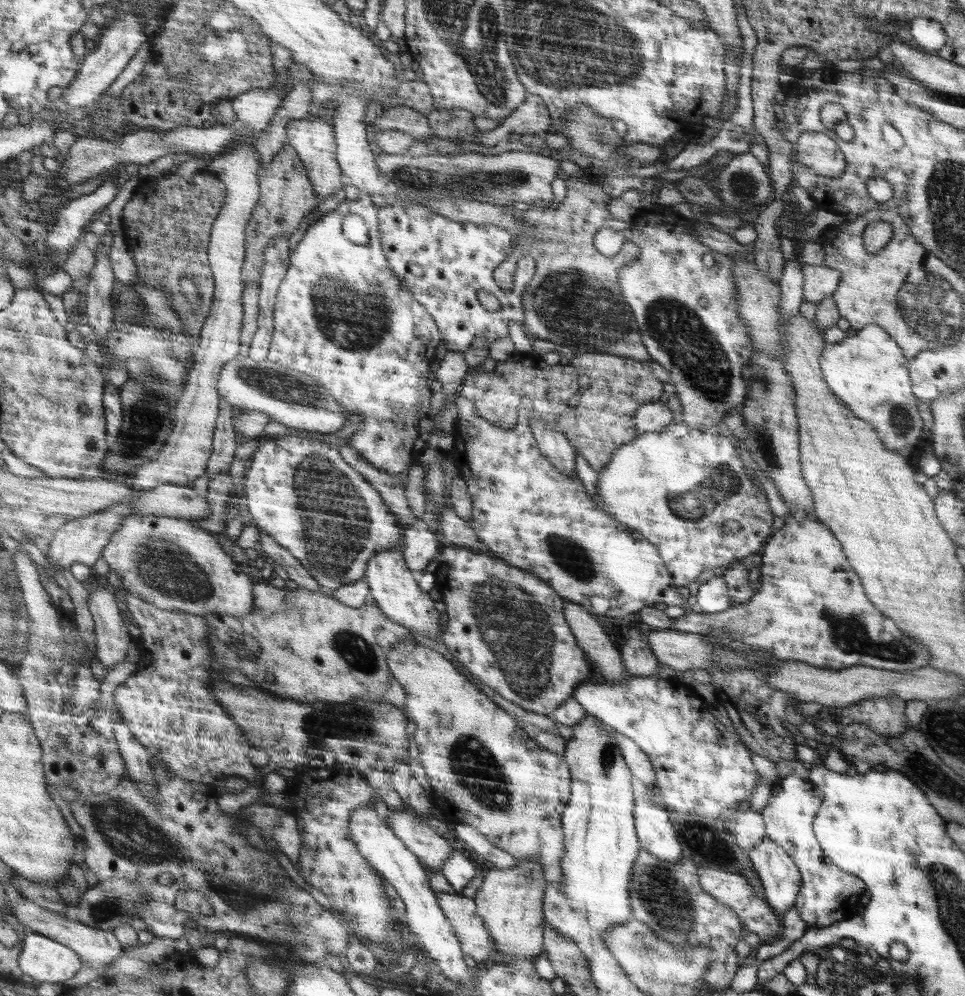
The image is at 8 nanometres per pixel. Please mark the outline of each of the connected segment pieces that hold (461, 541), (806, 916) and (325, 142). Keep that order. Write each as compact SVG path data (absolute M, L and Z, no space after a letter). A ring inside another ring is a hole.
M444 506L436 521L438 521L438 529L445 538L445 542L466 547L475 552L491 554L490 549L478 539L476 531L463 518L460 518L453 508Z
M797 774L780 778L772 785L768 804L760 811L766 837L781 846L801 873L802 884L796 910L808 926L828 927L840 921L858 920L860 896L866 884L859 877L843 872L828 858L815 836L814 824L822 804L820 788Z
M323 115L317 118L313 116L311 119L294 119L289 120L284 128L288 134L287 144L295 149L300 160L306 166L307 176L314 186L316 196L320 196L320 200L324 200L344 188L341 180L343 170L338 164L338 142L335 140L335 132L329 119L323 120Z

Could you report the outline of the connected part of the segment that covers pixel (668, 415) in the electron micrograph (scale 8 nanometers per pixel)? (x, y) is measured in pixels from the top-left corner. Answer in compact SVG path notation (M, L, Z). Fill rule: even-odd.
M660 401L645 404L634 412L632 423L636 425L636 437L647 432L656 432L666 428L674 422L673 411L667 404L660 404Z

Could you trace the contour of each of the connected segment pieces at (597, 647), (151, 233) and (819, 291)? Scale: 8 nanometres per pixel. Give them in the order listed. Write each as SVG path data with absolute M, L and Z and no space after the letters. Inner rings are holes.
M566 602L565 617L578 644L608 682L618 683L628 679L622 653L613 646L596 615L588 613L582 605Z
M211 170L199 172L192 180L184 180L184 176L172 171L161 179L143 181L124 208L126 236L131 254L138 261L140 276L170 296L172 308L176 308L188 327L186 333L194 338L202 335L215 302L216 279L210 264L210 247L216 220L226 206L228 191L227 184ZM208 181L221 186L217 197L206 195ZM182 279L192 279L198 285L202 293L201 310L193 310L181 287Z
M802 264L804 274L803 300L818 303L835 294L842 274L836 268L822 265Z

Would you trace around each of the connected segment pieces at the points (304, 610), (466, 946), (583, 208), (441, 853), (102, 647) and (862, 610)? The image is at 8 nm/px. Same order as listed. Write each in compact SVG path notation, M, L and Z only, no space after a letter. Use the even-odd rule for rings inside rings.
M262 580L255 586L255 597L255 611L249 613L249 616L236 617L224 612L206 616L211 622L210 642L213 644L215 658L224 668L240 669L250 680L258 683L260 690L269 690L274 695L295 701L346 703L358 699L360 695L368 695L374 701L386 699L396 708L406 706L407 692L392 675L388 656L404 640L417 642L416 636L412 631L389 620L379 606L372 602L371 597L367 598L361 608L352 608L338 602L331 594L329 596L327 591L280 589ZM267 672L272 672L277 681L269 684L265 678Z
M436 892L436 899L460 941L462 952L472 956L476 962L491 960L496 950L494 939L476 912L474 899L461 892Z
M586 170L576 176L569 176L565 183L566 196L558 207L530 209L523 214L524 227L538 229L543 235L541 242L526 243L523 239L515 239L516 256L512 256L512 260L503 261L504 266L512 268L521 258L530 256L536 260L536 274L523 293L524 322L522 324L527 326L530 335L540 340L554 342L557 346L567 346L580 354L611 354L648 363L651 360L651 353L648 352L640 336L642 332L638 332L639 326L634 322L635 316L632 316L631 305L627 303L619 284L620 270L639 256L640 248L626 241L615 256L606 257L598 252L593 244L596 232L602 228L624 230L626 222L610 218L610 214L606 212L606 202L609 203L610 198L600 188L602 182L590 177Z
M392 810L388 815L388 827L418 858L430 868L441 870L453 848L448 841L432 830L418 815L409 810Z
M106 588L93 592L89 601L97 628L98 657L109 670L127 658L130 644L137 640L137 633L129 616L118 606L118 595Z
M796 508L789 509L789 516L784 517L784 526L778 530L773 530L773 534L766 540L765 546L761 550L761 583L760 589L756 592L756 595L747 603L739 606L732 606L729 610L720 613L686 613L679 618L672 620L671 630L677 632L690 632L696 634L709 634L709 632L726 632L727 635L732 635L734 639L738 639L744 642L746 646L750 646L755 650L764 650L771 652L773 656L779 658L781 662L784 661L797 661L803 664L808 664L824 670L840 670L849 667L870 666L873 668L880 668L882 670L889 671L908 671L924 668L924 662L928 662L928 654L916 644L916 642L910 642L908 636L904 636L898 628L894 628L894 622L883 616L878 609L872 605L870 598L866 596L863 590L863 584L859 580L859 575L852 568L850 561L847 559L846 553L843 551L843 545L840 544L839 539L835 534L821 522L816 520L816 517L802 512L802 510L796 510Z

